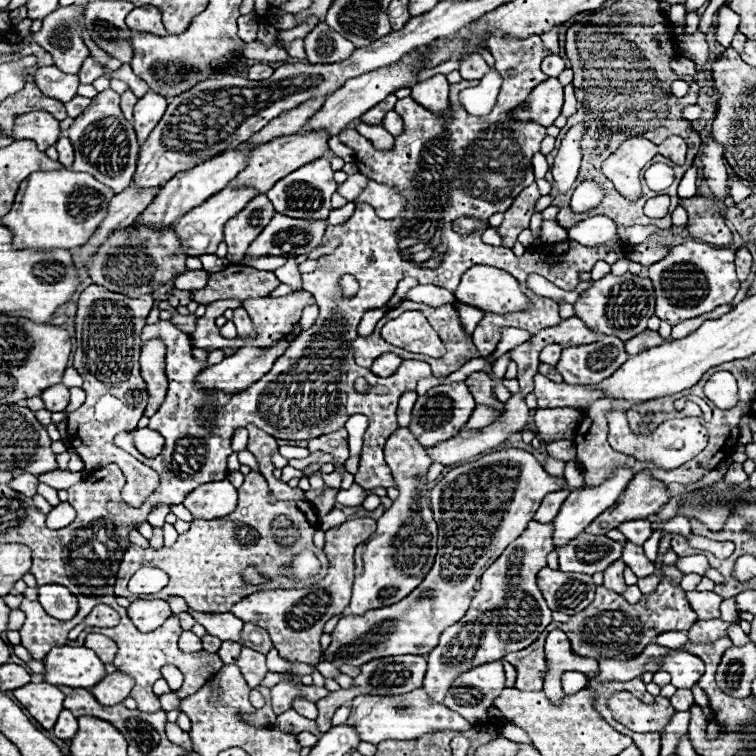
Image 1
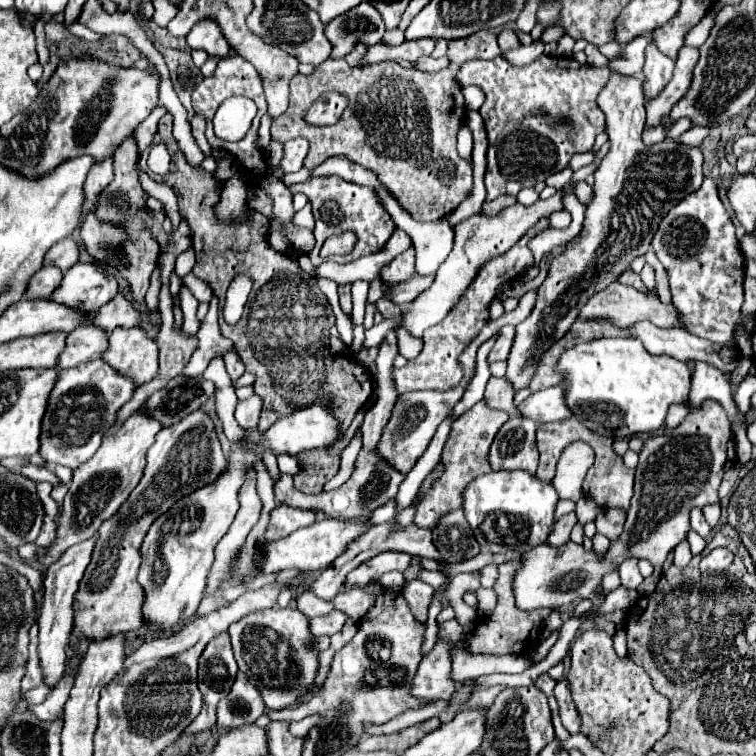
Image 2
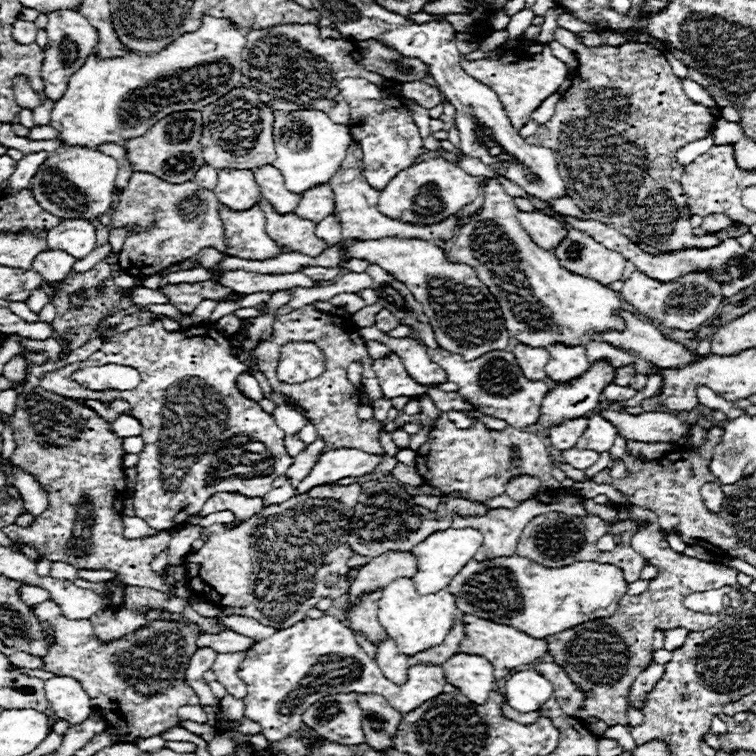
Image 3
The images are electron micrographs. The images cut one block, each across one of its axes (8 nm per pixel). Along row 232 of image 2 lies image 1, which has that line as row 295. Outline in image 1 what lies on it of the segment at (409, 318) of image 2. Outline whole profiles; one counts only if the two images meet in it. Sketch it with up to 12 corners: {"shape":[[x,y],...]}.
{"shape":[[484,264],[454,296],[494,314],[530,306],[514,276]]}

